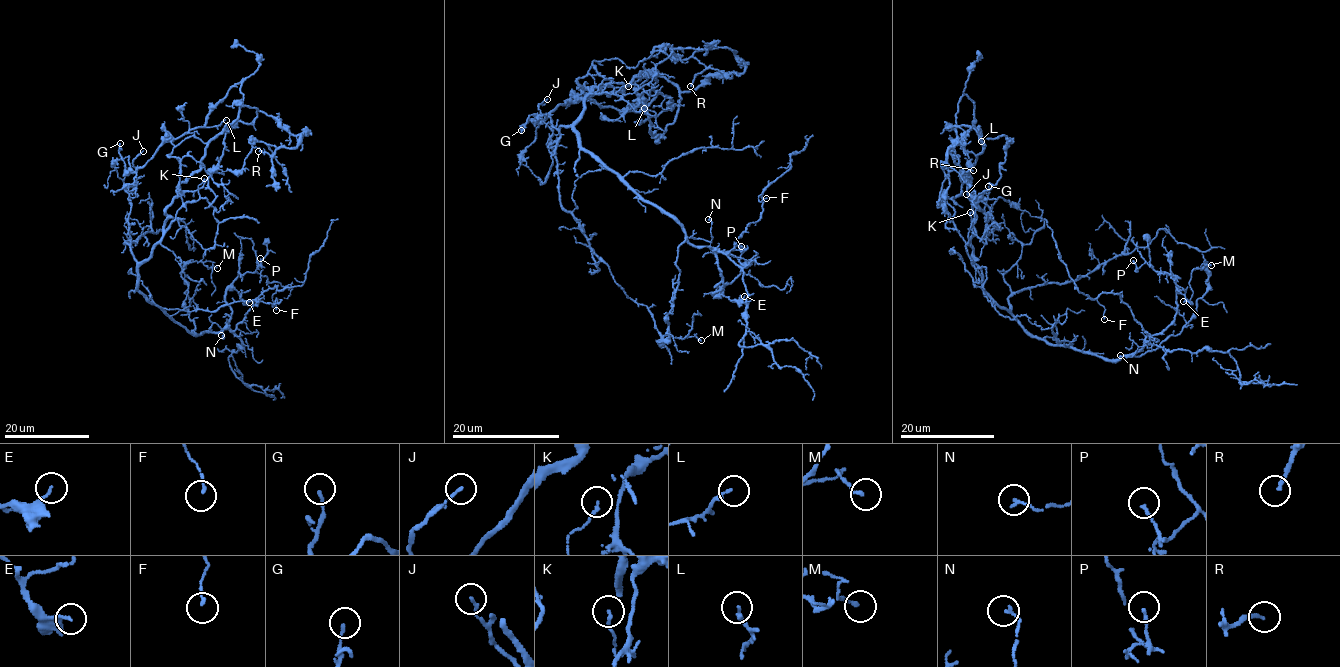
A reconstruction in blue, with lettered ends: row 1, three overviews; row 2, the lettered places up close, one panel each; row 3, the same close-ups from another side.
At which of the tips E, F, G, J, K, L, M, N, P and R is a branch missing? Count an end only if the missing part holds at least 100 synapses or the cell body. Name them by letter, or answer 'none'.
none

